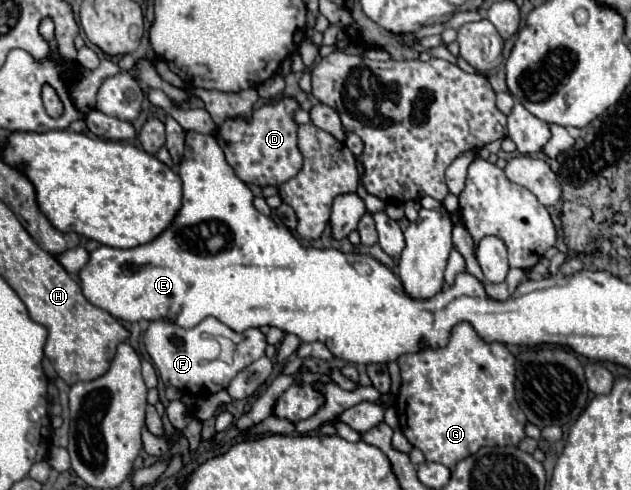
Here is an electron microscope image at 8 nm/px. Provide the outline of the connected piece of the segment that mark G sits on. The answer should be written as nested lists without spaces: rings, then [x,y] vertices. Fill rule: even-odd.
[[[460,322],[450,332],[450,342],[444,348],[422,344],[418,352],[402,354],[398,360],[402,386],[396,398],[396,414],[408,442],[422,450],[428,462],[454,468],[456,462],[476,454],[482,446],[516,446],[526,434],[526,416],[514,398],[514,364],[516,358],[500,342],[484,342],[468,322]]]

